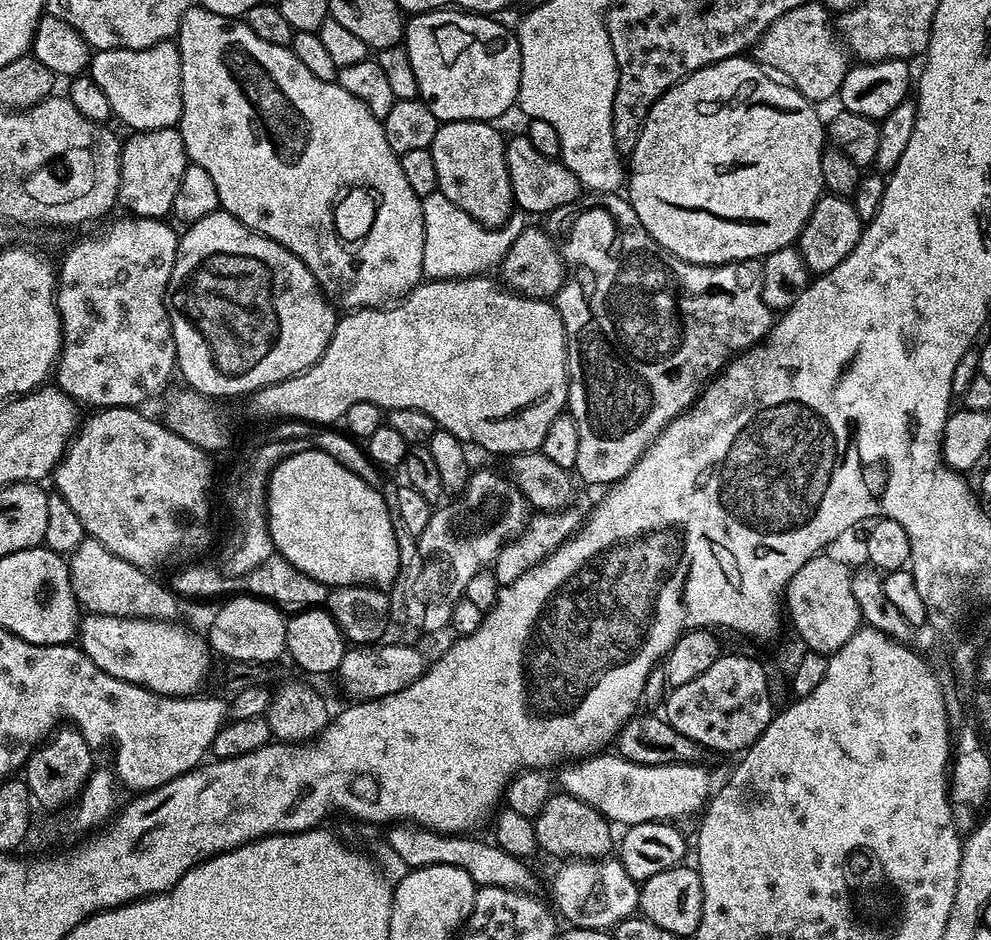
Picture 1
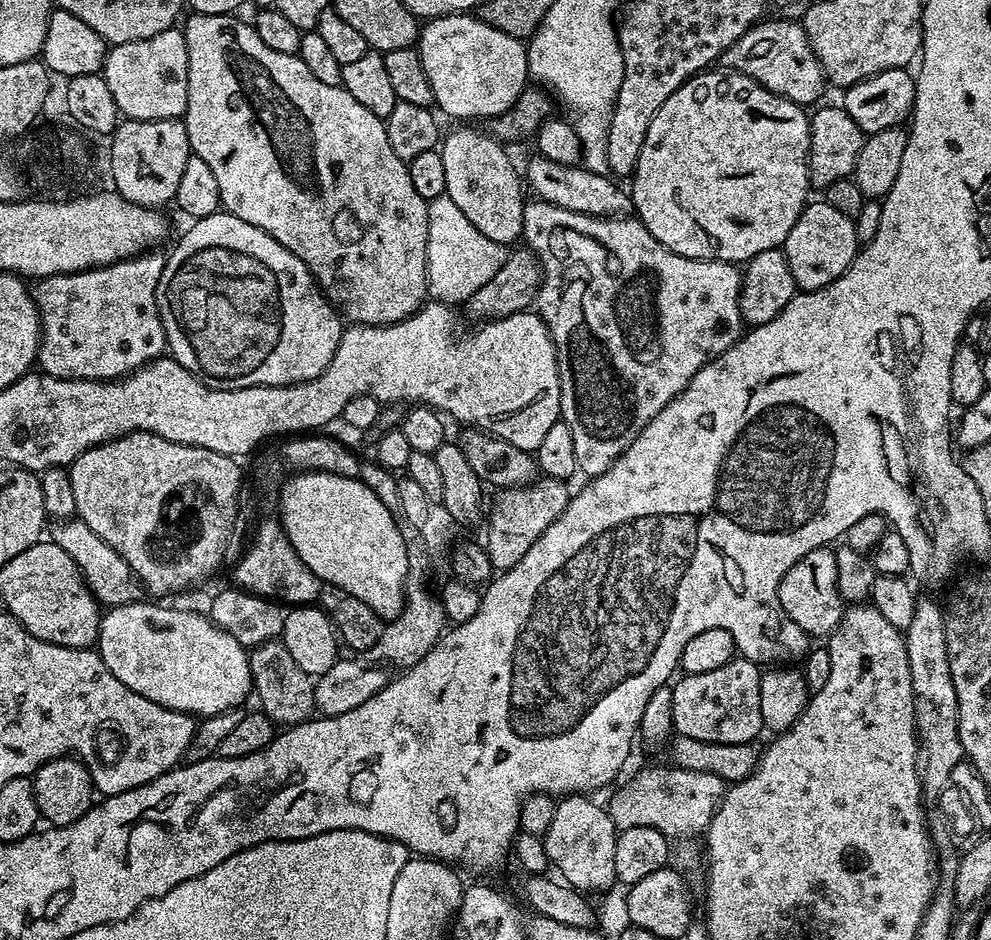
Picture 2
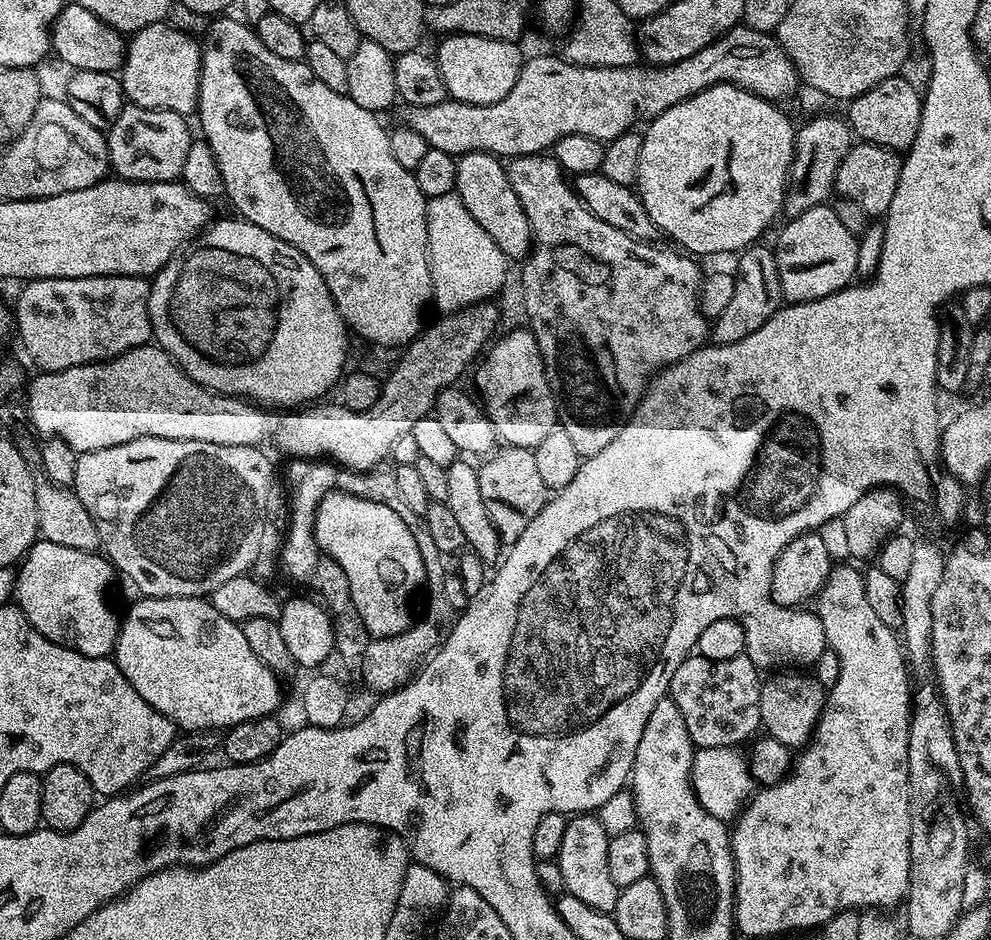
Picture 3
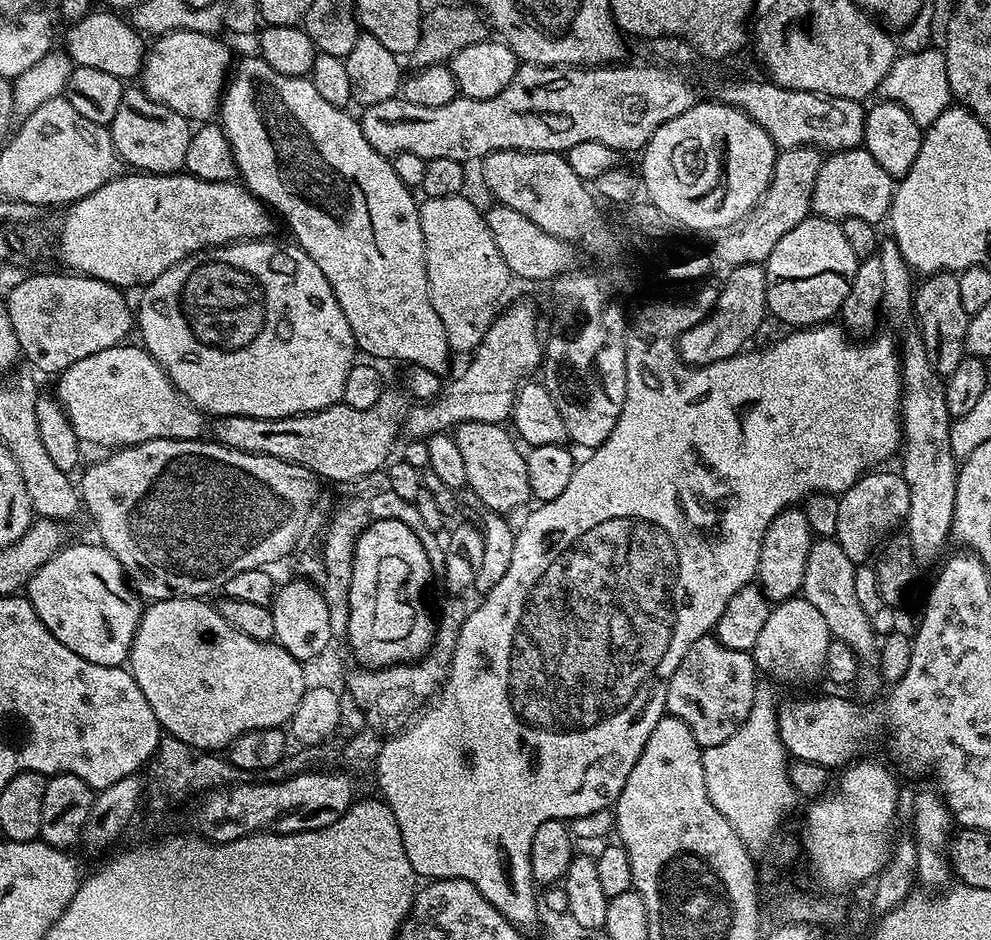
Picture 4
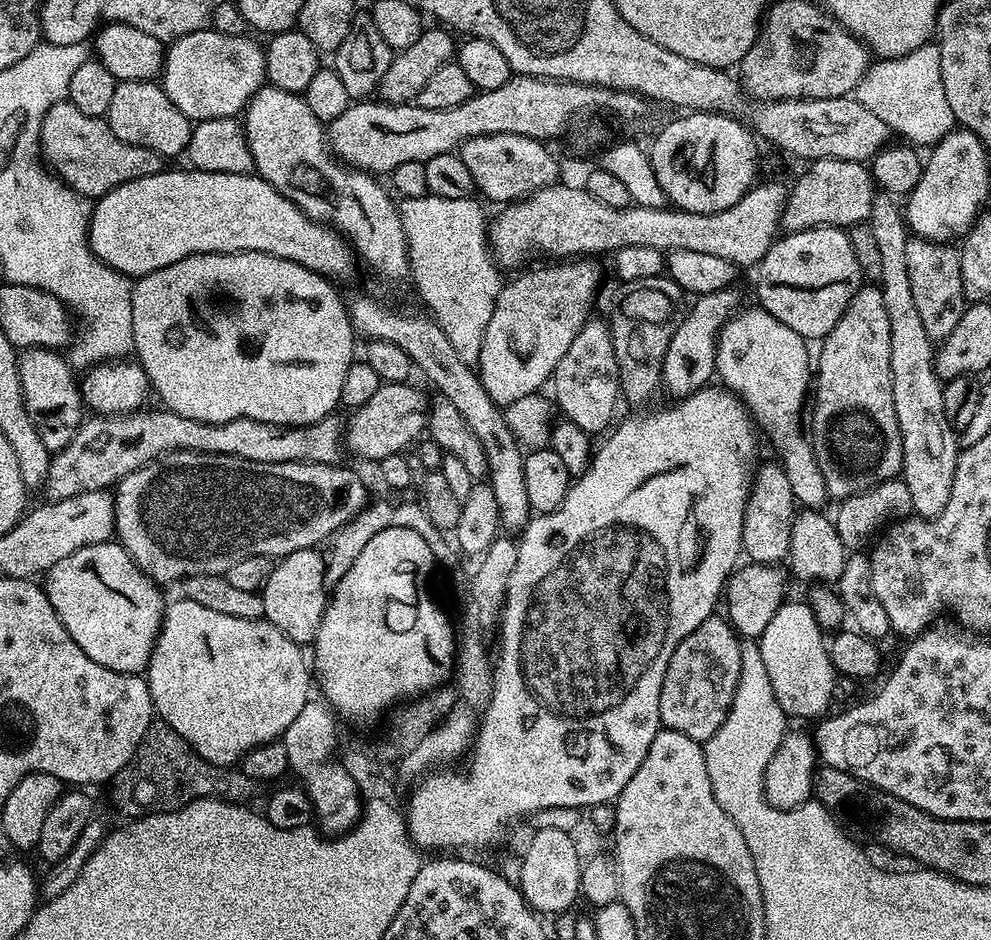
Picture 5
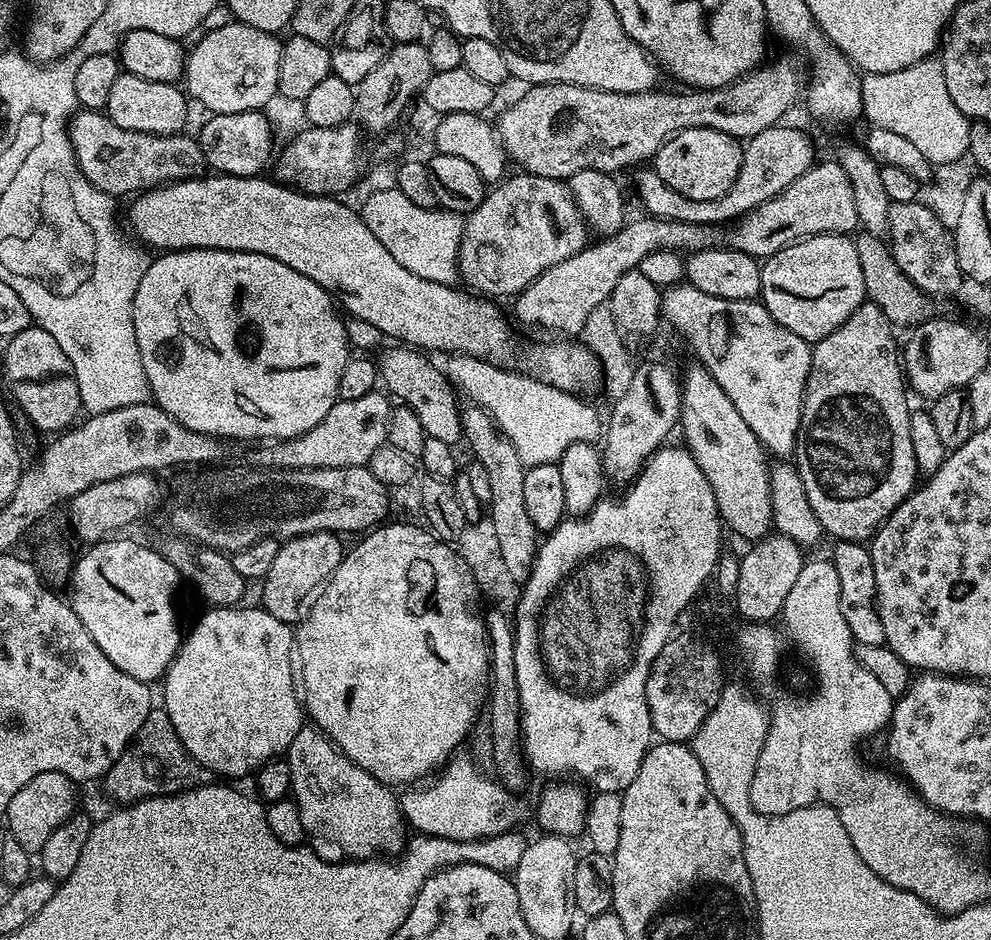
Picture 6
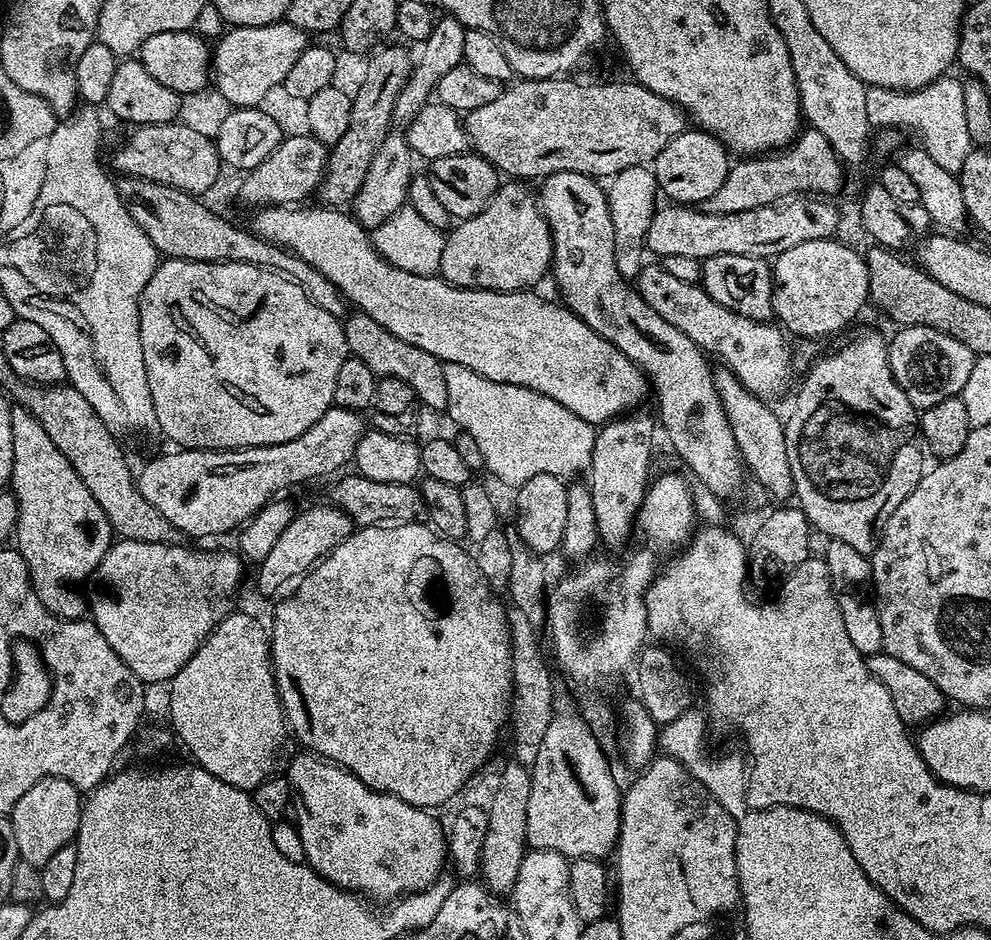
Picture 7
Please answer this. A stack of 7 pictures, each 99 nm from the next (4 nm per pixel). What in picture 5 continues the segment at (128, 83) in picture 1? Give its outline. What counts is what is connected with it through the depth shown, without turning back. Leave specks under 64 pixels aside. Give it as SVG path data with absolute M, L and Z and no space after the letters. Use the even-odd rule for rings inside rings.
M211 26L194 34L186 34L182 38L171 41L164 53L164 70L162 87L164 93L193 122L209 120L210 118L236 118L247 108L254 94L266 84L266 62L264 48L256 40L251 40L248 34L231 36L216 32Z

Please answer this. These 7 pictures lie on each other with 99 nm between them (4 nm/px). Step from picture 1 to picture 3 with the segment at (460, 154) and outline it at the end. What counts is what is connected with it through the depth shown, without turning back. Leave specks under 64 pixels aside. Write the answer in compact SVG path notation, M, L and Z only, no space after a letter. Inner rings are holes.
M467 152L456 161L456 195L462 198L462 206L470 210L474 222L494 238L494 243L502 254L508 256L509 261L523 261L532 250L532 223L526 218L526 210L522 210L522 202L518 202L518 194L514 194L514 186L510 186L508 169L502 163L501 157L492 156L489 152Z

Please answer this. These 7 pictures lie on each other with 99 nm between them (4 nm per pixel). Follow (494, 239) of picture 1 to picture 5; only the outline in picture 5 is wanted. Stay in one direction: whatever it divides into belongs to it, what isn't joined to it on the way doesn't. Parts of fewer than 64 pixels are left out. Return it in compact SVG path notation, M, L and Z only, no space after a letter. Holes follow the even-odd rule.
M429 194L422 198L401 199L398 204L402 230L406 234L410 281L425 304L421 305L439 324L446 338L450 338L450 346L454 346L458 358L470 365L479 361L486 325L490 323L490 314L494 314L494 302L502 287L502 272L492 259L488 247L488 224L479 203L481 201L476 198L438 198Z

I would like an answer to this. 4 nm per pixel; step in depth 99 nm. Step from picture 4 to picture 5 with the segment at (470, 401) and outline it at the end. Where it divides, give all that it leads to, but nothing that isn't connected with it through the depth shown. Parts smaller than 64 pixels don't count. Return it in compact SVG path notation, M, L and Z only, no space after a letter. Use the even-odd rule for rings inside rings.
M572 258L567 262L549 263L552 264L549 268L529 267L513 275L516 277L501 287L494 302L494 314L490 314L490 323L486 325L478 361L480 381L494 403L507 406L518 402L520 398L537 395L541 391L540 387L544 383L545 387L551 381L558 362L562 362L562 354L570 350L575 336L593 315L592 303L600 288L600 268L594 261L592 258ZM381 383L380 389L370 397L370 402L366 406L355 409L352 416L346 420L344 429L344 442L349 453L353 452L356 456L361 456L364 460L373 460L379 462L387 456L395 456L411 449L425 435L428 427L428 416L426 413L430 408L430 400L420 396L416 388L411 388L411 383Z

